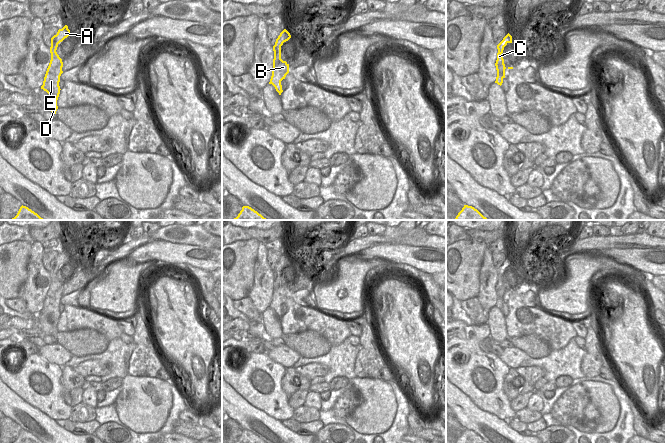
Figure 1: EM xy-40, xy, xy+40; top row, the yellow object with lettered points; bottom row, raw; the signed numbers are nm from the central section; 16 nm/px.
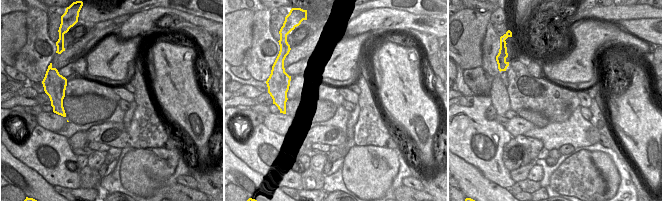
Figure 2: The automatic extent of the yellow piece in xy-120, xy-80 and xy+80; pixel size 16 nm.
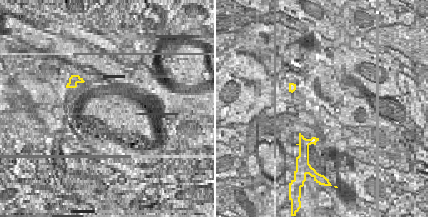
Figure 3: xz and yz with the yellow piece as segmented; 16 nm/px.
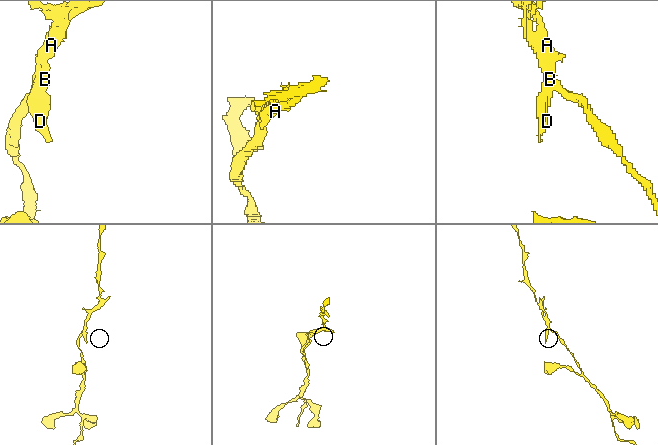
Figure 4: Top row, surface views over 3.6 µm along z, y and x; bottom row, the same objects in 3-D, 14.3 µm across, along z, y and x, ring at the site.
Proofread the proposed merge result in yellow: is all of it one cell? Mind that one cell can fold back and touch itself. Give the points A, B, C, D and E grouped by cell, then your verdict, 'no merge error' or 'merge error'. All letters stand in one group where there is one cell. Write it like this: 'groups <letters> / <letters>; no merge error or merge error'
groups A C / B D E; merge error

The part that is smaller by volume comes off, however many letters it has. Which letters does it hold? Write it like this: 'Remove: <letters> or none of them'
Remove: B, D, E

